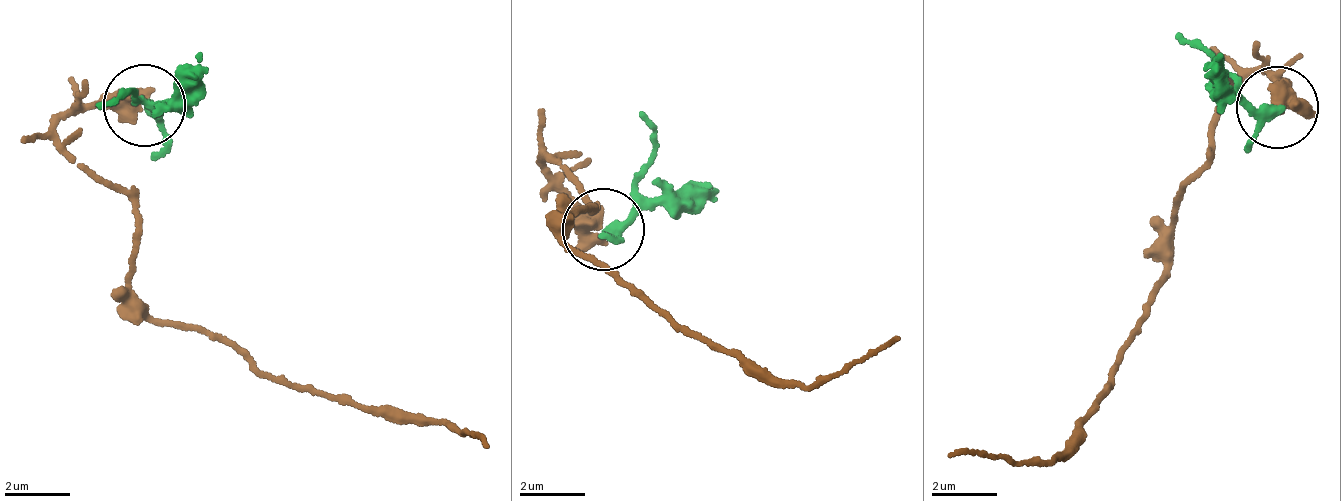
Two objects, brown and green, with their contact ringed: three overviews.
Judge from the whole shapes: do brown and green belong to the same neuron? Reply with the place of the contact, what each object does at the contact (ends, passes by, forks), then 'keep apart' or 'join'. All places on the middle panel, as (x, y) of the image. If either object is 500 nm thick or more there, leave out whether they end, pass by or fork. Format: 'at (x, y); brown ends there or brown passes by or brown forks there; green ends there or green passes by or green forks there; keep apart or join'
at (603, 229); brown passes by; green passes by; keep apart

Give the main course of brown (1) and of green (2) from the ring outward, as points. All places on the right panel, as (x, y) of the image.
1: (1274, 109), (1251, 72), (1208, 121), (1170, 273), (1065, 453), (950, 457)
2: (1274, 109), (1248, 101), (1205, 53), (1178, 36)

